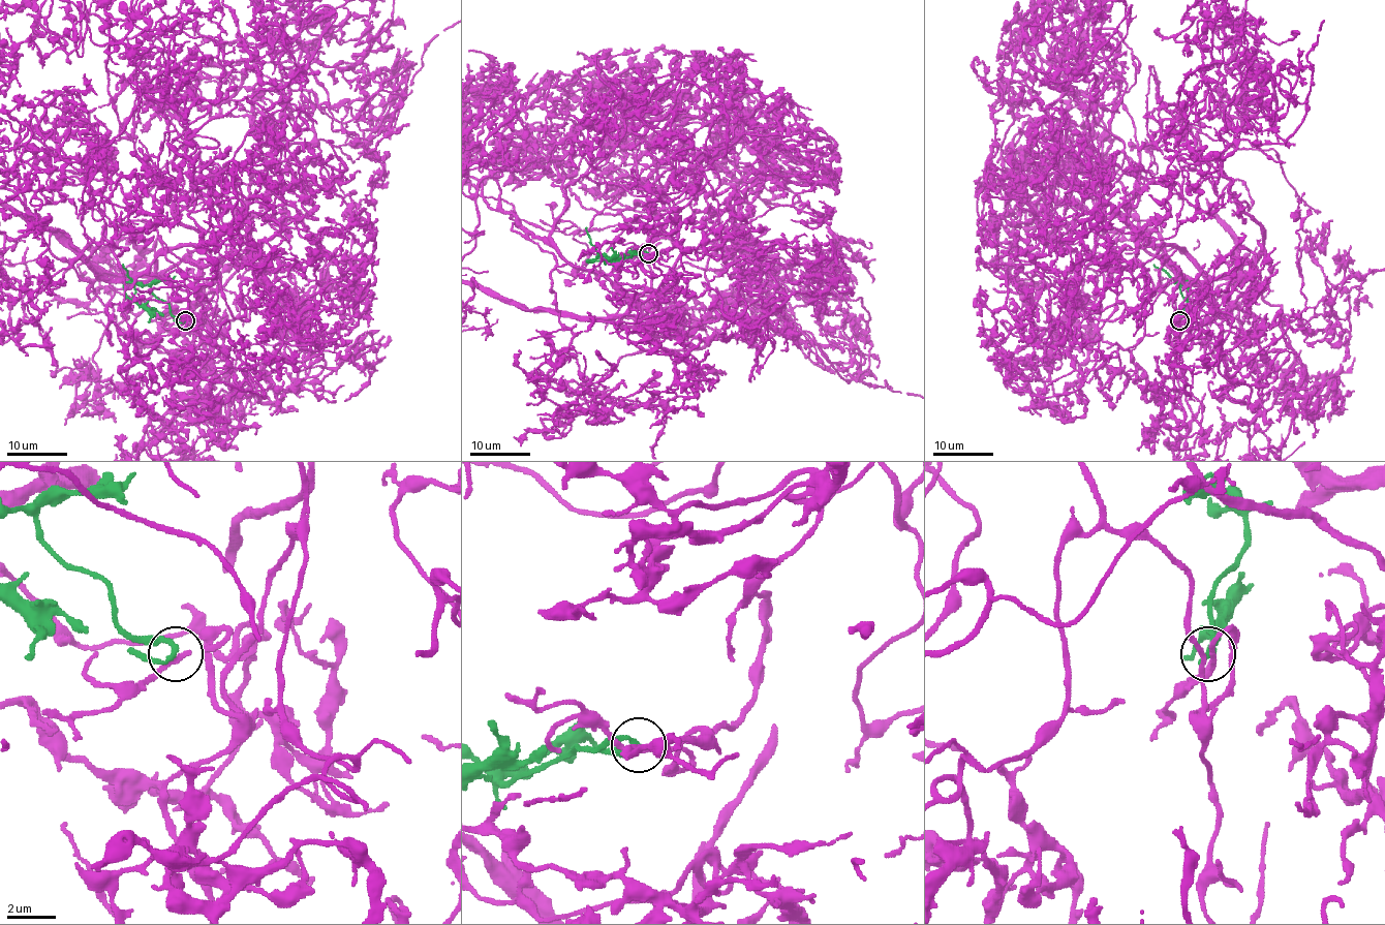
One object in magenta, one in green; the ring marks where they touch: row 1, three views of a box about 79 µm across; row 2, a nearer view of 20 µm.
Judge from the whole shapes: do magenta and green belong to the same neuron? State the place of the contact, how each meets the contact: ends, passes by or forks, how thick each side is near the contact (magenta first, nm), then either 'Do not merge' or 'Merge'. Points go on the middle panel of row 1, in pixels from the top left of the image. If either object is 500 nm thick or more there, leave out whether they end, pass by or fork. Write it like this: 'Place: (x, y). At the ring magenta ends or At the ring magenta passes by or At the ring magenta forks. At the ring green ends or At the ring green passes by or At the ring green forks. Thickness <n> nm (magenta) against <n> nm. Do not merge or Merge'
Place: (648, 253). At the ring magenta passes by. At the ring green passes by. Thickness 170 nm (magenta) against 170 nm. Merge

